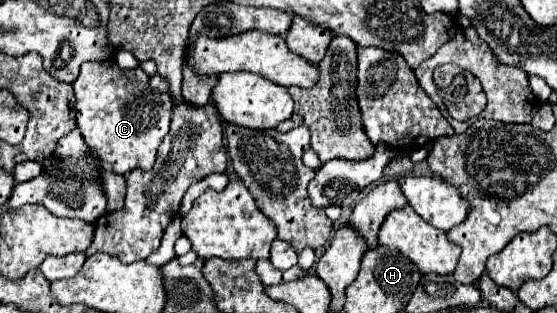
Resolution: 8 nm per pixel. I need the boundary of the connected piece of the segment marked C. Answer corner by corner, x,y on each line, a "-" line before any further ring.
108,59
104,63
84,63
80,77
72,83
78,101
78,129
102,163
108,163
108,169
118,175
128,175
132,169
148,171
170,127
172,97
150,89
148,81
150,77
140,67
126,71
114,59

